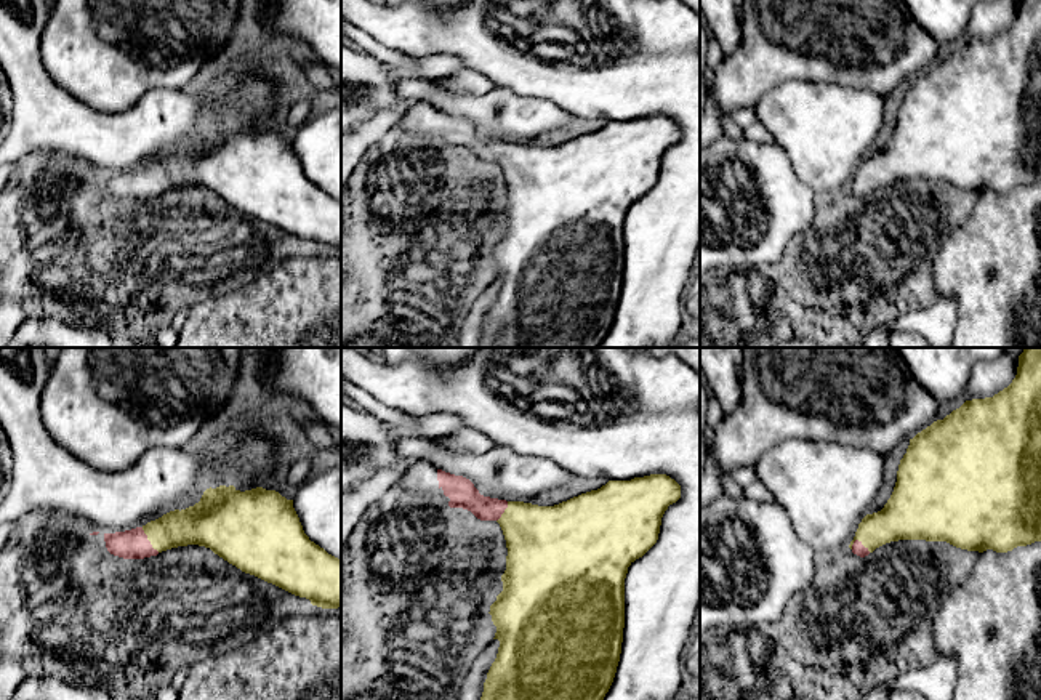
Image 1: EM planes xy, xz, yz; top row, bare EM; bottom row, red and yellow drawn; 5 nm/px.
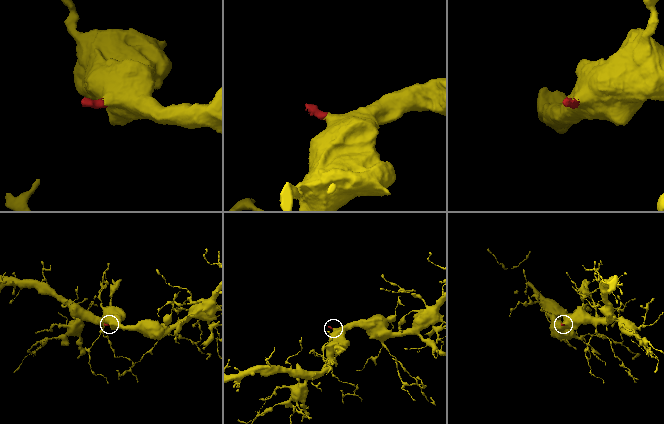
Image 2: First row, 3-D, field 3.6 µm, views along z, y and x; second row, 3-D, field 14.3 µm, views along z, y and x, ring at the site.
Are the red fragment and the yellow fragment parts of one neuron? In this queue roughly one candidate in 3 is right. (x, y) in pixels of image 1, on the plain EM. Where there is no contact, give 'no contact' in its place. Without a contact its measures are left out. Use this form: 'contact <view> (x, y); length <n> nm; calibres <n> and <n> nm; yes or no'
contact xy (148, 181); length 160 nm; calibres 150 and 190 nm; yes

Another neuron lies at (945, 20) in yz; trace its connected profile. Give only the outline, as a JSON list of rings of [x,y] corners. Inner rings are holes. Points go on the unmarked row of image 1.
[[[903,0],[914,21],[942,46],[964,37],[972,10],[993,0]]]

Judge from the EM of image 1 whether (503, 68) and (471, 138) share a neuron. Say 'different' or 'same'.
different

